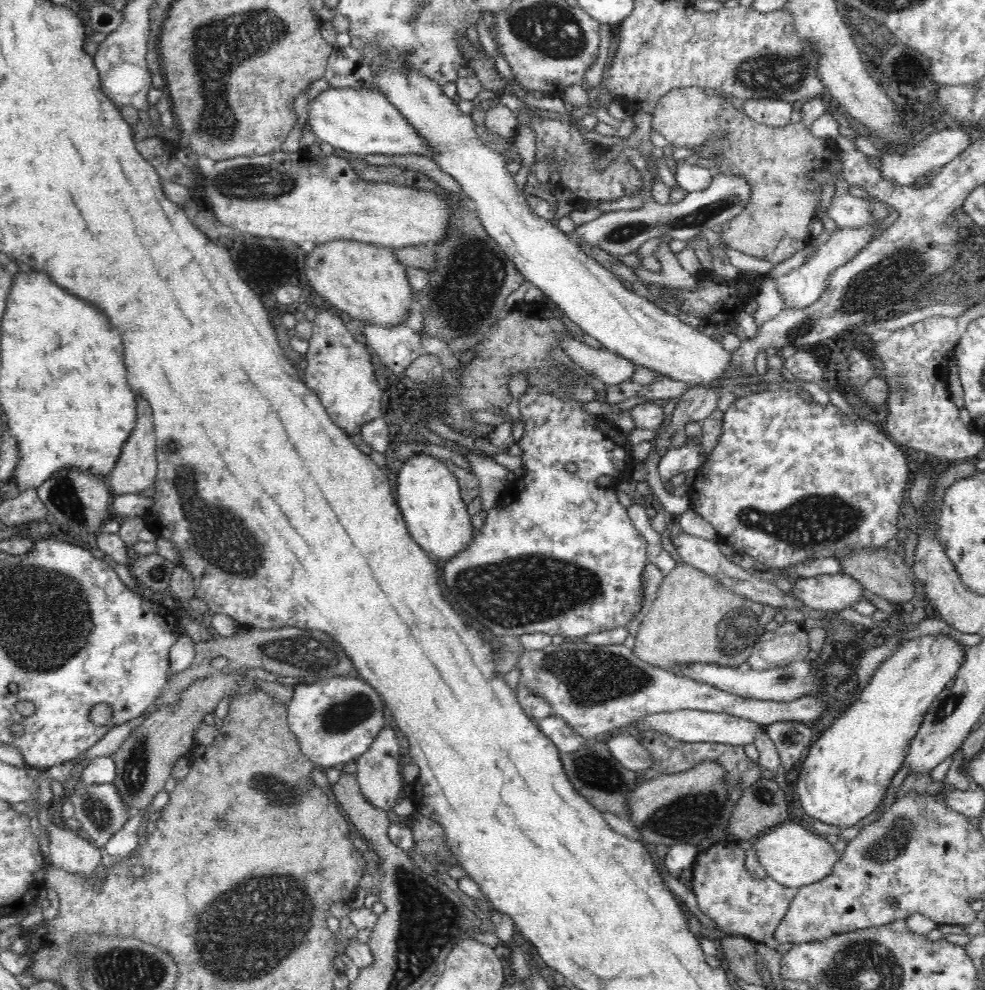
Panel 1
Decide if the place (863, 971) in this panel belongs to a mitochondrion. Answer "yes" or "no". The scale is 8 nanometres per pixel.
yes

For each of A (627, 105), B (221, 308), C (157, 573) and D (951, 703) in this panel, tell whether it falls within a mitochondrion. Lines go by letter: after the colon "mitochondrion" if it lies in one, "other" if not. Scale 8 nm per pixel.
A: other
B: mitochondrion
C: mitochondrion
D: mitochondrion

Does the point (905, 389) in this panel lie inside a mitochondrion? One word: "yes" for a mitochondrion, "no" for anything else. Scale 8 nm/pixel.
yes

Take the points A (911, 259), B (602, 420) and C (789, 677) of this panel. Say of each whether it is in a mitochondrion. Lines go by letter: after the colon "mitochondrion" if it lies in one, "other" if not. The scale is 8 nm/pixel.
A: mitochondrion
B: other
C: mitochondrion

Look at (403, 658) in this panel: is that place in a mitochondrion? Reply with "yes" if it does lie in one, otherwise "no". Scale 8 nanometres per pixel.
no

